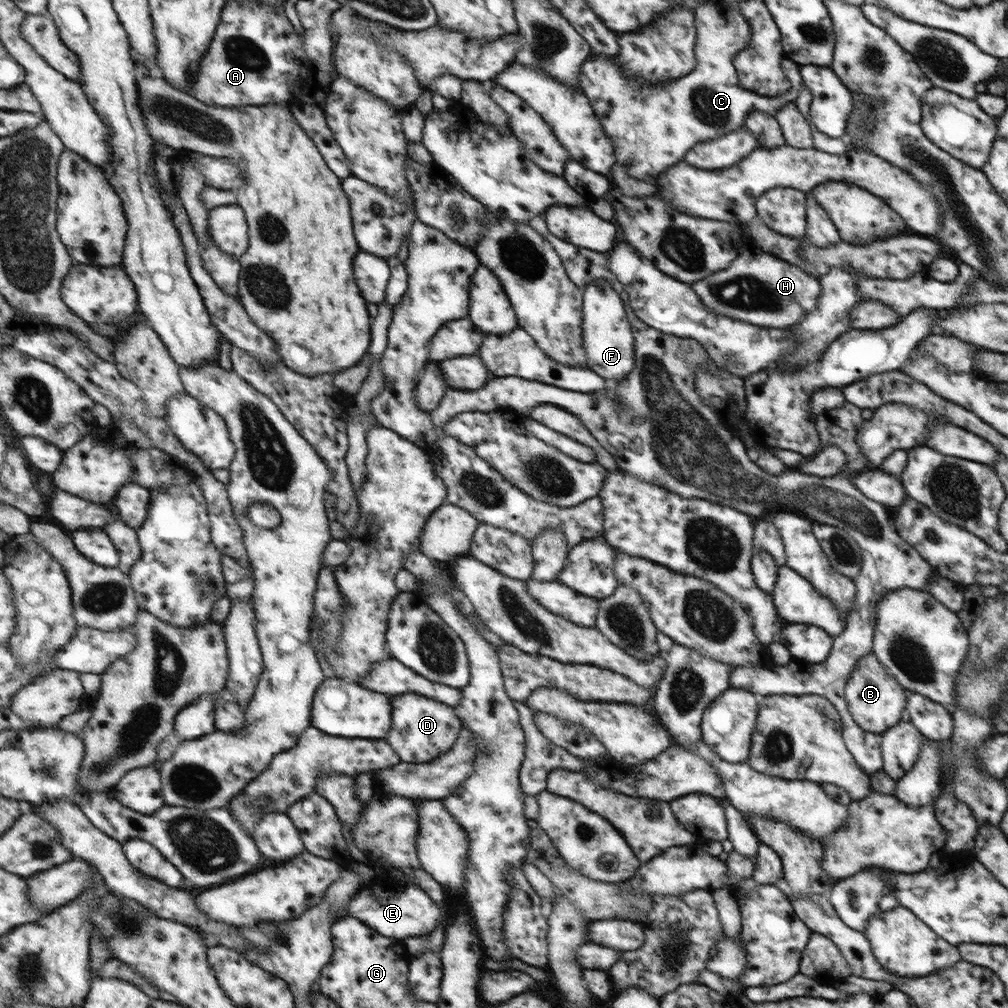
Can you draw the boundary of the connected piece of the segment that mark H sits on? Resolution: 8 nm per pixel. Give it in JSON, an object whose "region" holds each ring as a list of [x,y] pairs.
{"region":[[[753,243],[730,267],[694,282],[692,288],[700,296],[702,304],[722,316],[736,316],[736,320],[779,329],[802,321],[806,313],[817,305],[822,292],[819,279],[788,261],[764,252]]]}

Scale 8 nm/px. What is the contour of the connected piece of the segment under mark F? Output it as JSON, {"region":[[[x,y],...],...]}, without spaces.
{"region":[[[593,280],[584,288],[582,316],[581,330],[583,333],[581,333],[581,344],[583,344],[586,353],[587,368],[605,379],[623,379],[635,367],[634,337],[631,324],[627,319],[624,302],[607,280]]]}

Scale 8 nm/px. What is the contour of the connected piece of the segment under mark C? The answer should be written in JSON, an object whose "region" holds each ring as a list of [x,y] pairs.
{"region":[[[701,2],[701,6],[693,11],[695,13],[695,25],[698,28],[697,42],[695,44],[695,57],[698,61],[695,70],[682,78],[659,82],[658,85],[644,85],[643,81],[635,80],[633,76],[624,73],[622,64],[615,60],[615,56],[591,56],[582,66],[582,74],[579,75],[579,87],[591,100],[596,115],[604,123],[607,135],[616,145],[616,162],[622,164],[622,168],[638,180],[653,181],[656,176],[662,174],[670,166],[682,162],[684,155],[694,148],[695,144],[711,141],[719,136],[734,132],[745,126],[746,117],[752,111],[767,112],[775,115],[784,105],[794,103],[800,97],[800,91],[804,86],[801,65],[786,61],[787,77],[791,81],[791,88],[783,96],[766,97],[758,93],[744,89],[741,78],[737,75],[734,66],[734,58],[744,47],[748,46],[752,30],[742,17],[742,13],[734,10],[731,5],[725,3],[710,4]]]}

